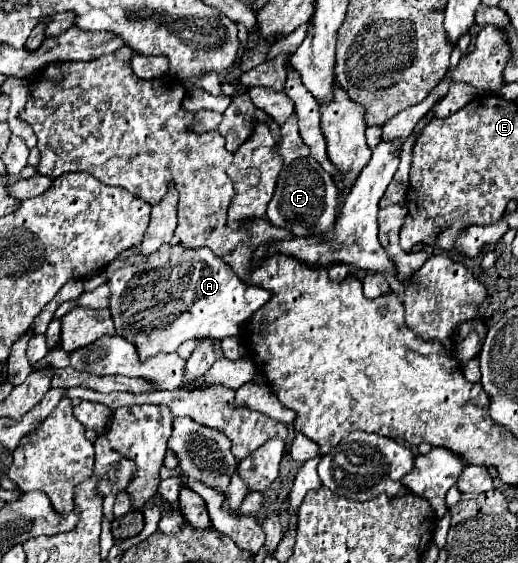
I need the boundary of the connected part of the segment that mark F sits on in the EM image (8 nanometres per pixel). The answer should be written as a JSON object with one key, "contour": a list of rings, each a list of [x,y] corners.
{"contour":[[[293,114],[281,126],[281,140],[279,140],[279,154],[283,156],[283,168],[277,180],[277,188],[273,200],[267,206],[267,222],[293,232],[295,236],[311,236],[311,234],[325,234],[335,222],[335,208],[339,204],[337,186],[333,178],[311,158],[309,148],[303,144],[299,130],[297,130],[297,116]]]}

